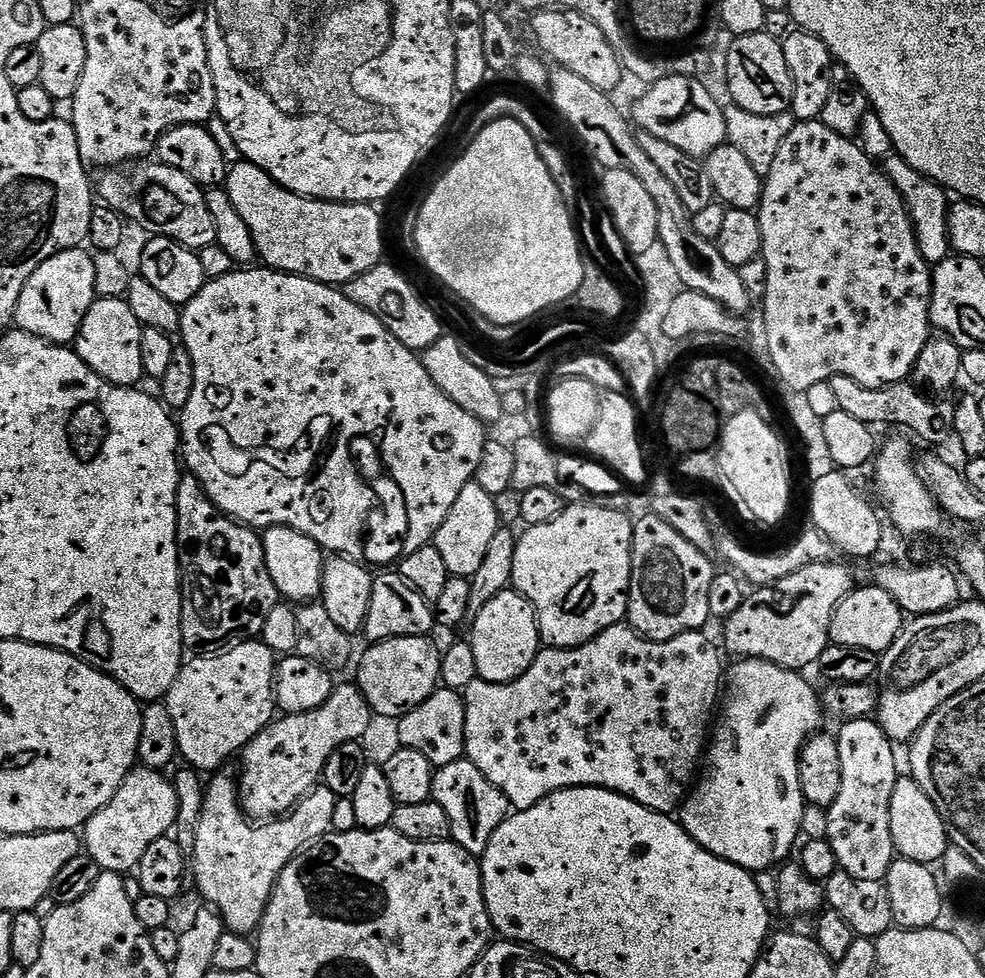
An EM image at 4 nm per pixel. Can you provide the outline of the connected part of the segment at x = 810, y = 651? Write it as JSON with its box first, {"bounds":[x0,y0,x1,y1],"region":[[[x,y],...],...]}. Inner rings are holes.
{"bounds":[723,562,854,670],"region":[[[821,562],[818,564],[807,564],[802,570],[782,578],[776,584],[760,586],[756,592],[749,595],[734,610],[734,614],[723,621],[724,644],[723,647],[733,652],[733,657],[745,660],[765,660],[771,664],[777,664],[783,668],[793,670],[805,670],[819,661],[820,655],[829,646],[830,622],[834,618],[834,610],[847,596],[852,593],[854,581],[852,572],[844,564],[837,562]]]}

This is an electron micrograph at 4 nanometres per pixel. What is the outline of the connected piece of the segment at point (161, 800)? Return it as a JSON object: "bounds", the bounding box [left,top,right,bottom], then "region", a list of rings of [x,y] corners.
{"bounds":[82,766,178,873],"region":[[[137,766],[118,786],[114,798],[84,824],[82,848],[106,872],[131,873],[142,862],[150,842],[169,835],[178,817],[178,796],[171,779],[163,771]]]}

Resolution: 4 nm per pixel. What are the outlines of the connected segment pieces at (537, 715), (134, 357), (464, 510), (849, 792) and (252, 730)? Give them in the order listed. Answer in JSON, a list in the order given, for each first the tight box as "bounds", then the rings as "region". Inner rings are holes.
[{"bounds":[462,622,722,813],"region":[[[621,622],[599,632],[590,642],[577,648],[545,647],[534,658],[530,670],[526,670],[526,674],[509,684],[491,684],[477,678],[462,693],[466,706],[466,758],[474,762],[474,766],[478,766],[478,770],[482,770],[482,774],[486,774],[486,778],[490,778],[490,782],[494,782],[494,786],[502,790],[502,794],[506,794],[509,805],[516,810],[534,806],[542,802],[542,798],[567,788],[605,788],[629,796],[634,802],[655,812],[675,813],[683,805],[697,779],[698,769],[706,752],[706,741],[710,736],[710,725],[714,720],[714,709],[722,696],[721,649],[716,649],[711,638],[703,636],[704,634],[697,630],[669,640],[648,640],[635,628]]]},{"bounds":[74,299,145,388],"region":[[[96,299],[90,306],[74,341],[74,350],[94,374],[119,388],[135,388],[145,379],[142,366],[142,334],[144,325],[134,318],[127,299]]]},{"bounds":[434,483,501,578],"region":[[[470,483],[462,486],[462,494],[458,494],[454,506],[450,506],[450,514],[446,514],[446,522],[438,526],[434,543],[438,554],[446,561],[449,576],[466,576],[471,578],[478,566],[482,566],[482,558],[486,558],[486,550],[494,534],[501,527],[498,512],[495,510],[495,498],[486,494],[482,486]]]},{"bounds":[827,718,898,882],"region":[[[872,718],[849,720],[841,723],[839,727],[836,741],[838,758],[842,758],[842,787],[838,790],[838,798],[834,798],[832,805],[827,808],[828,841],[834,850],[839,871],[862,882],[883,882],[888,877],[892,861],[898,856],[894,838],[890,834],[890,798],[894,798],[894,786],[898,779],[896,752],[892,749],[895,748],[894,741]]]},{"bounds":[166,639,278,774],"region":[[[254,639],[215,654],[197,655],[181,667],[174,686],[170,686],[166,703],[170,718],[174,718],[176,746],[187,767],[201,774],[223,769],[220,767],[235,752],[236,755],[243,753],[244,747],[272,723],[278,712],[277,663],[277,653]]]}]

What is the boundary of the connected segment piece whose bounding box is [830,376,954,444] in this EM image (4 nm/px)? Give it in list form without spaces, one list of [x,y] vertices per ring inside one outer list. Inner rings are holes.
[[[836,376],[830,383],[834,386],[834,394],[838,398],[839,411],[858,418],[858,422],[866,422],[869,426],[897,424],[900,427],[897,429],[907,430],[913,437],[921,436],[928,444],[940,444],[947,436],[953,435],[953,405],[940,404],[944,402],[929,398],[911,382],[887,384],[884,388],[867,388],[854,382],[854,378]]]

